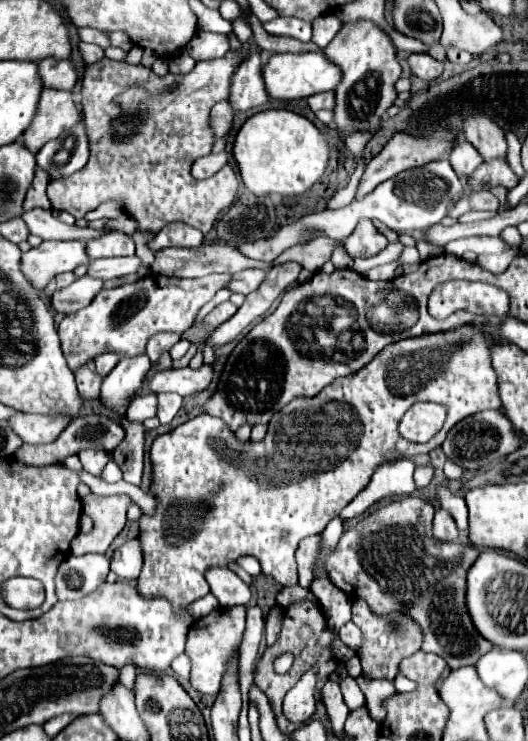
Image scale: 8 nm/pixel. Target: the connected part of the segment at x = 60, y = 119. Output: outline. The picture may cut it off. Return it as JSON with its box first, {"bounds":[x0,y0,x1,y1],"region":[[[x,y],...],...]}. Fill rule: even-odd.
{"bounds":[23,89,81,153],"region":[[[43,89],[33,125],[23,133],[23,143],[37,153],[47,141],[57,139],[81,121],[81,111],[71,91]]]}

